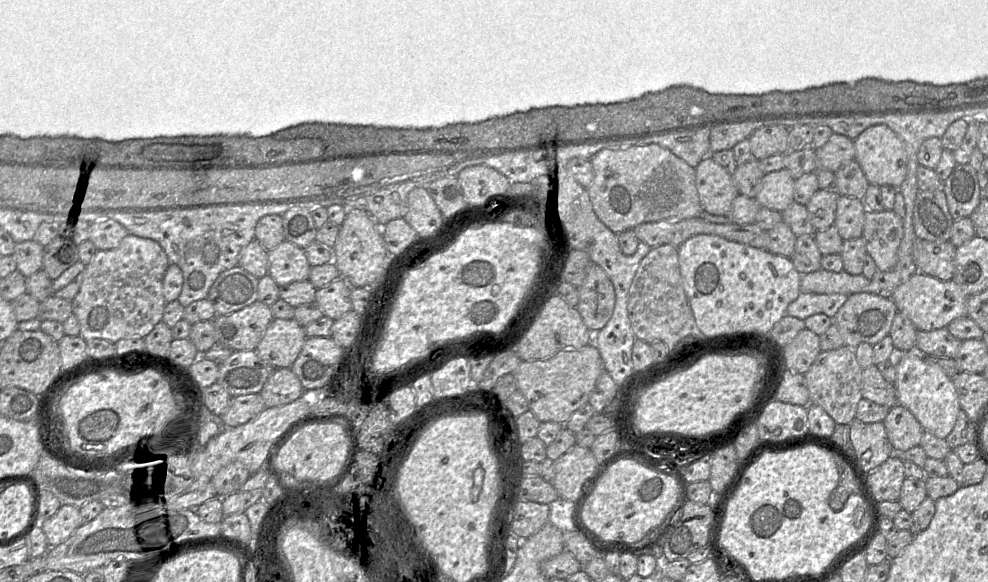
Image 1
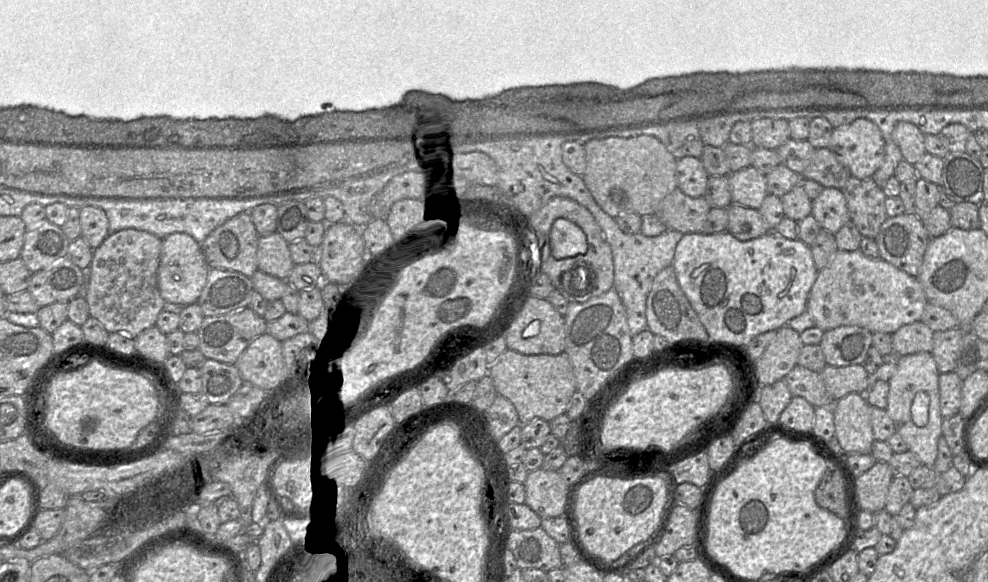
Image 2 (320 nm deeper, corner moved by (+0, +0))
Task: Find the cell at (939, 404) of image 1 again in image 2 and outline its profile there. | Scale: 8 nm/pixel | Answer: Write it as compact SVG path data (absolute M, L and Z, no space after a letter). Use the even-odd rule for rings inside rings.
M930 352L896 357L897 370L889 382L885 408L894 422L896 432L926 466L933 466L938 455L938 440L942 436L943 416L940 409L939 376L936 361Z

